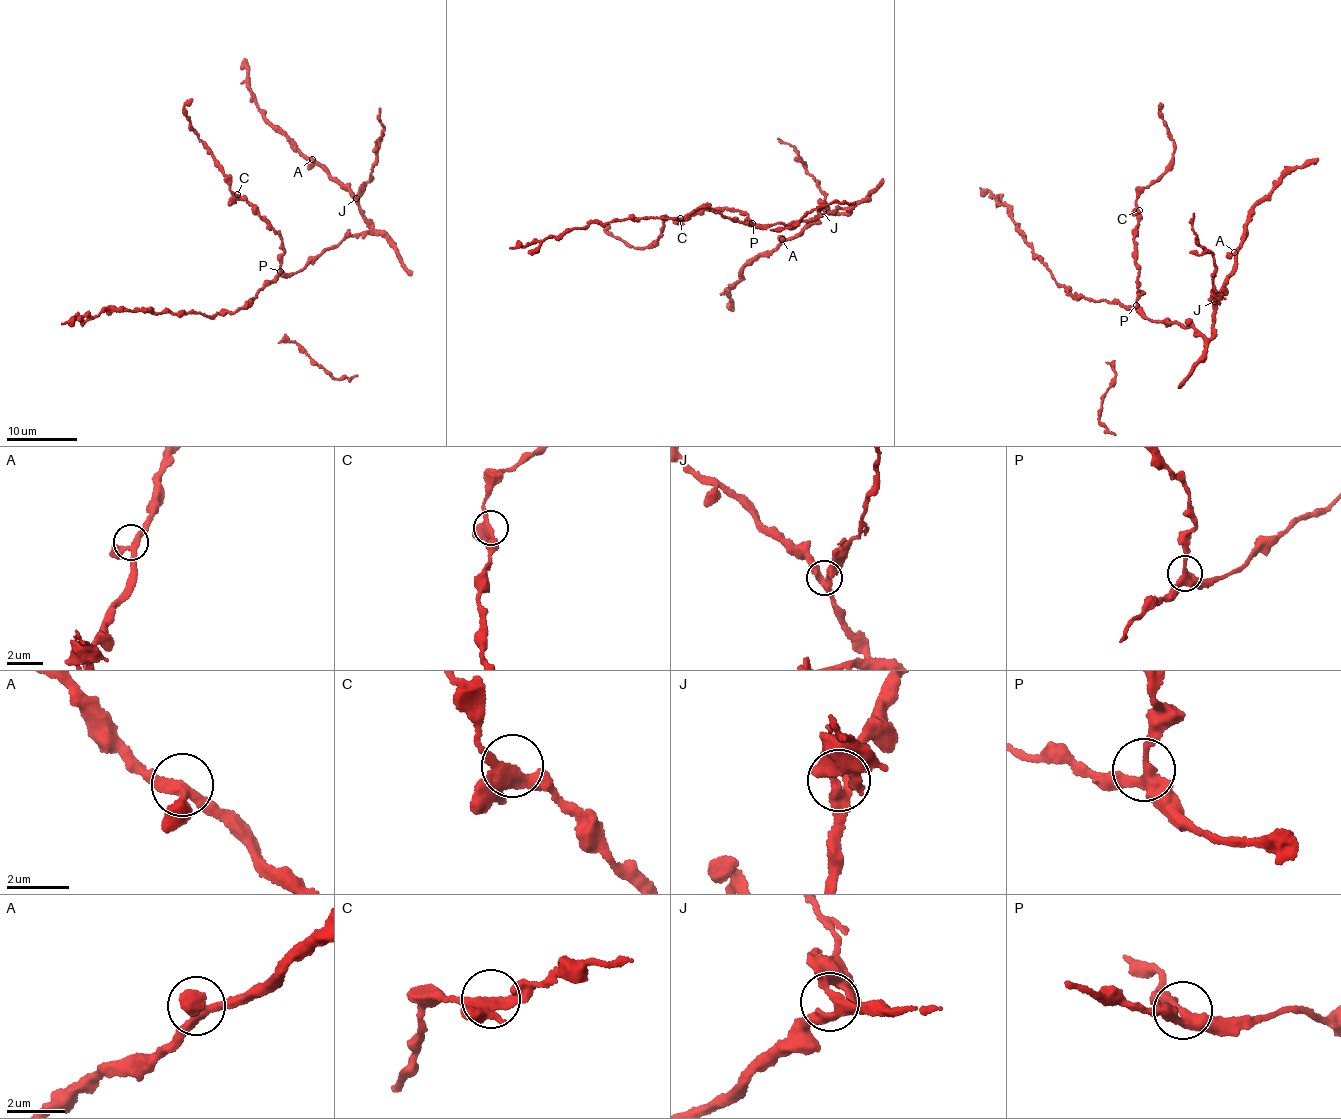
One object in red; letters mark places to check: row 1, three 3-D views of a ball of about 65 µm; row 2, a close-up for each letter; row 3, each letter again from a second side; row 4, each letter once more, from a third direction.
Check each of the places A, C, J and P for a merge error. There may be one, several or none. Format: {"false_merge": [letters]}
{"false_merge": []}

